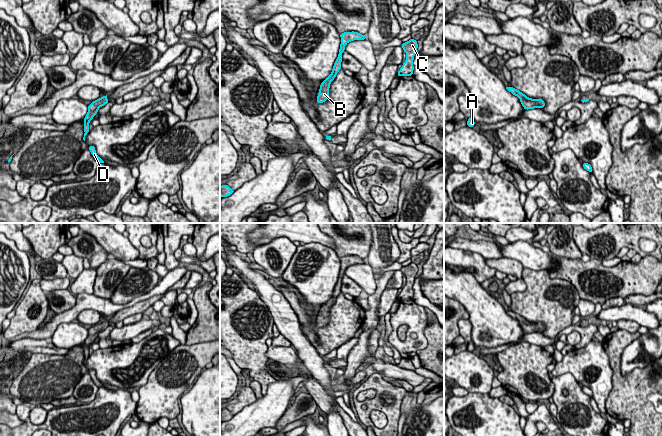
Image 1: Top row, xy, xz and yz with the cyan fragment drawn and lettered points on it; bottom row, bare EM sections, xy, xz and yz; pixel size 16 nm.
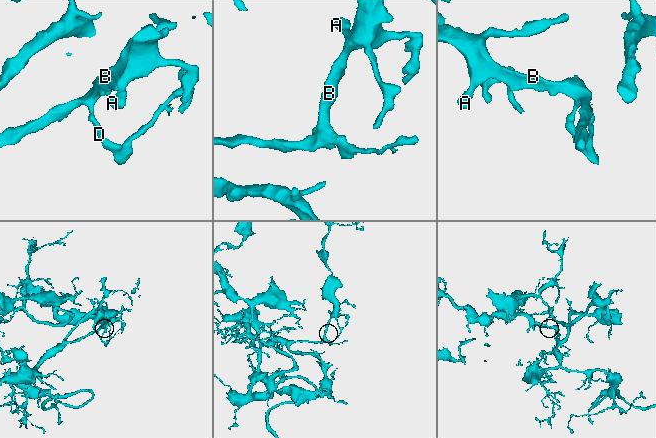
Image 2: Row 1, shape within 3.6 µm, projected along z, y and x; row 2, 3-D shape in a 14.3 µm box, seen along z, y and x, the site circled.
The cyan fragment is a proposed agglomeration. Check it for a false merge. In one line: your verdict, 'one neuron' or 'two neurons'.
one neuron

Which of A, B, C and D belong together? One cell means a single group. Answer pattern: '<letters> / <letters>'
A B C D

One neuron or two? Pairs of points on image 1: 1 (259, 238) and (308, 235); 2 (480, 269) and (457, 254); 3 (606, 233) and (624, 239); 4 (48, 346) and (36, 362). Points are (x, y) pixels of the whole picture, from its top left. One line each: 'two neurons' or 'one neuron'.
1: one neuron
2: one neuron
3: one neuron
4: two neurons

